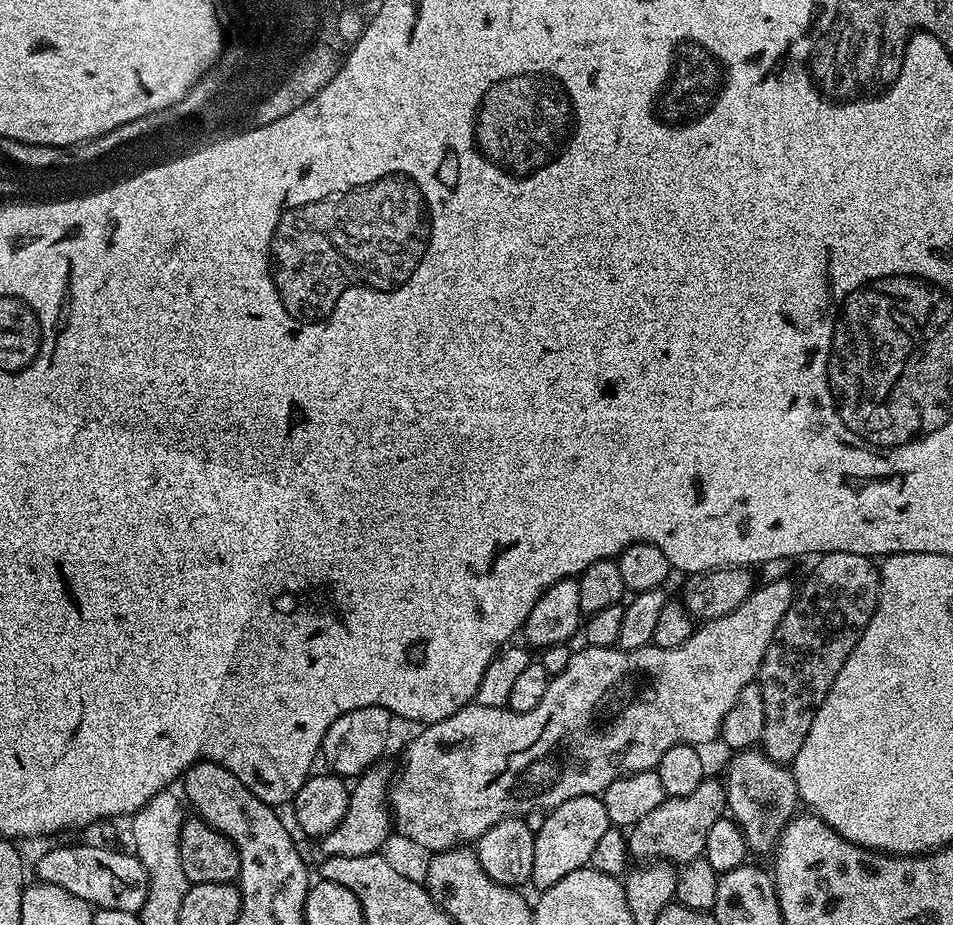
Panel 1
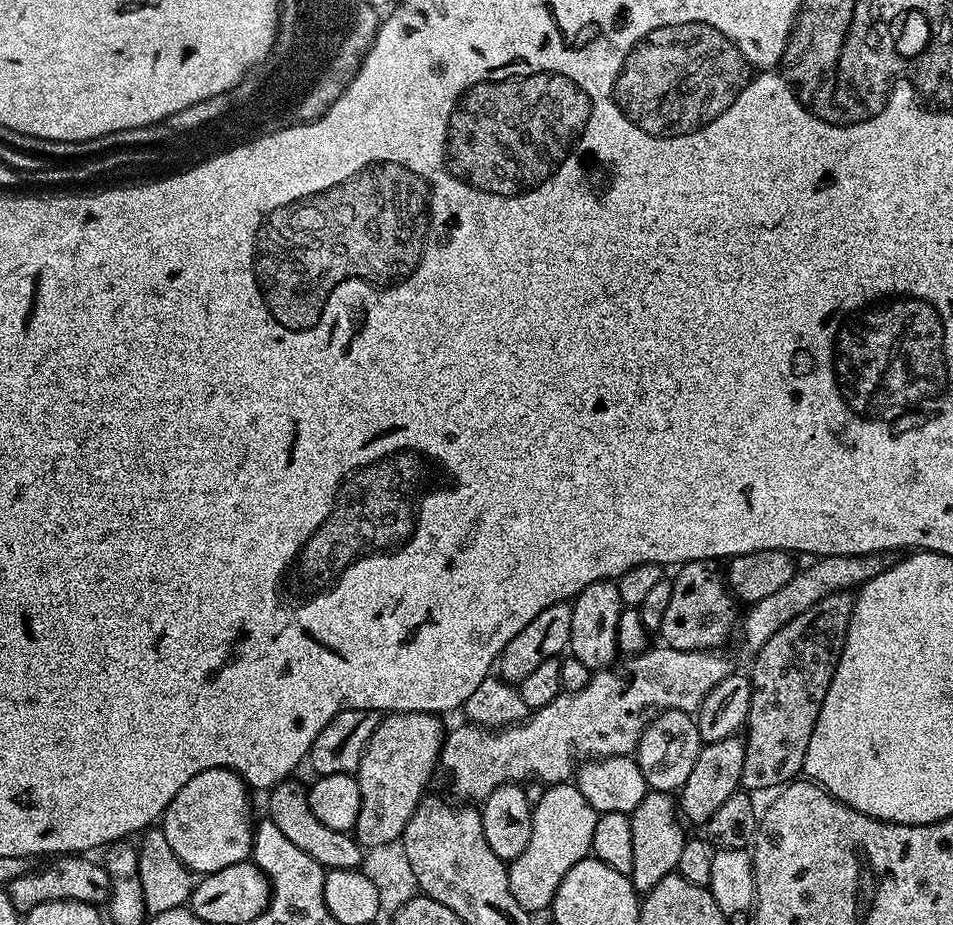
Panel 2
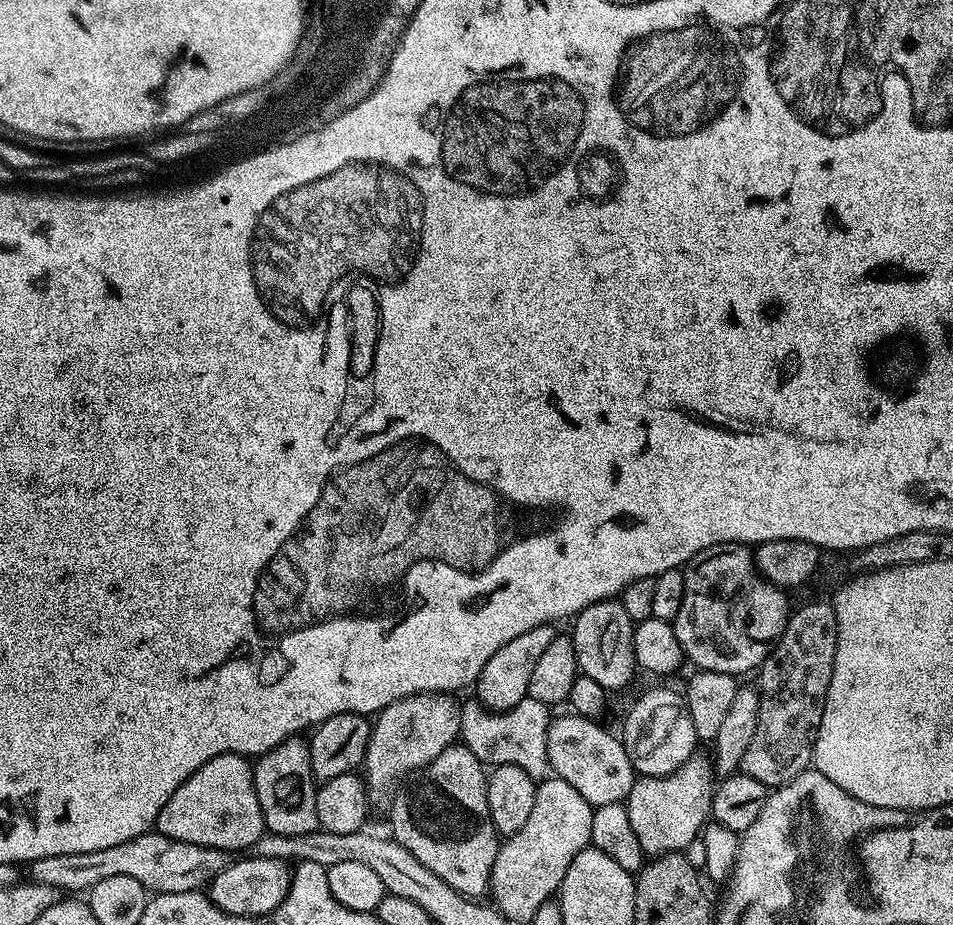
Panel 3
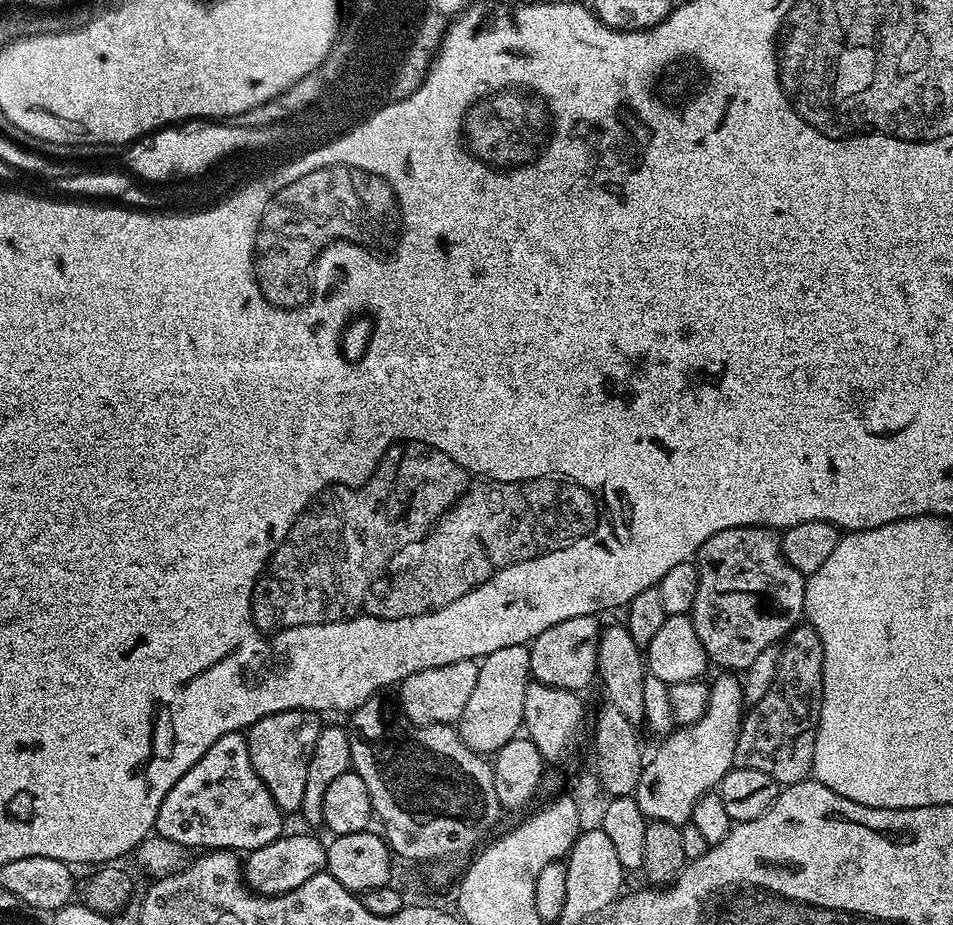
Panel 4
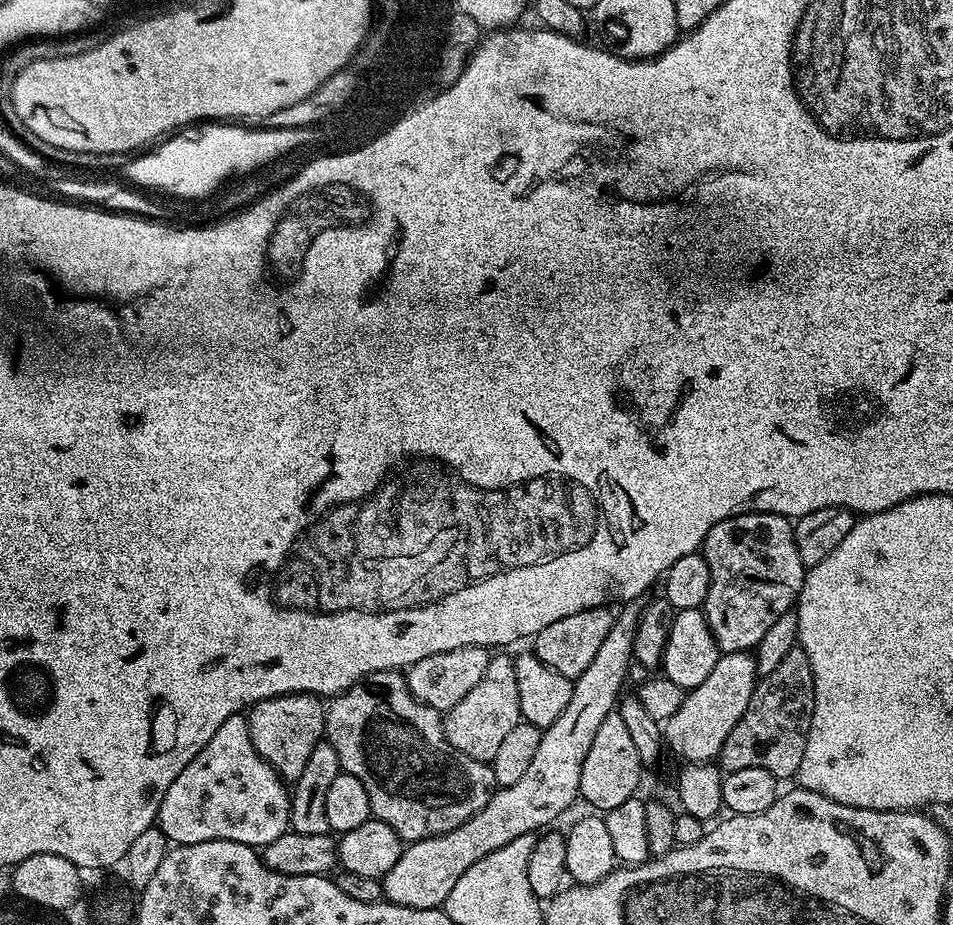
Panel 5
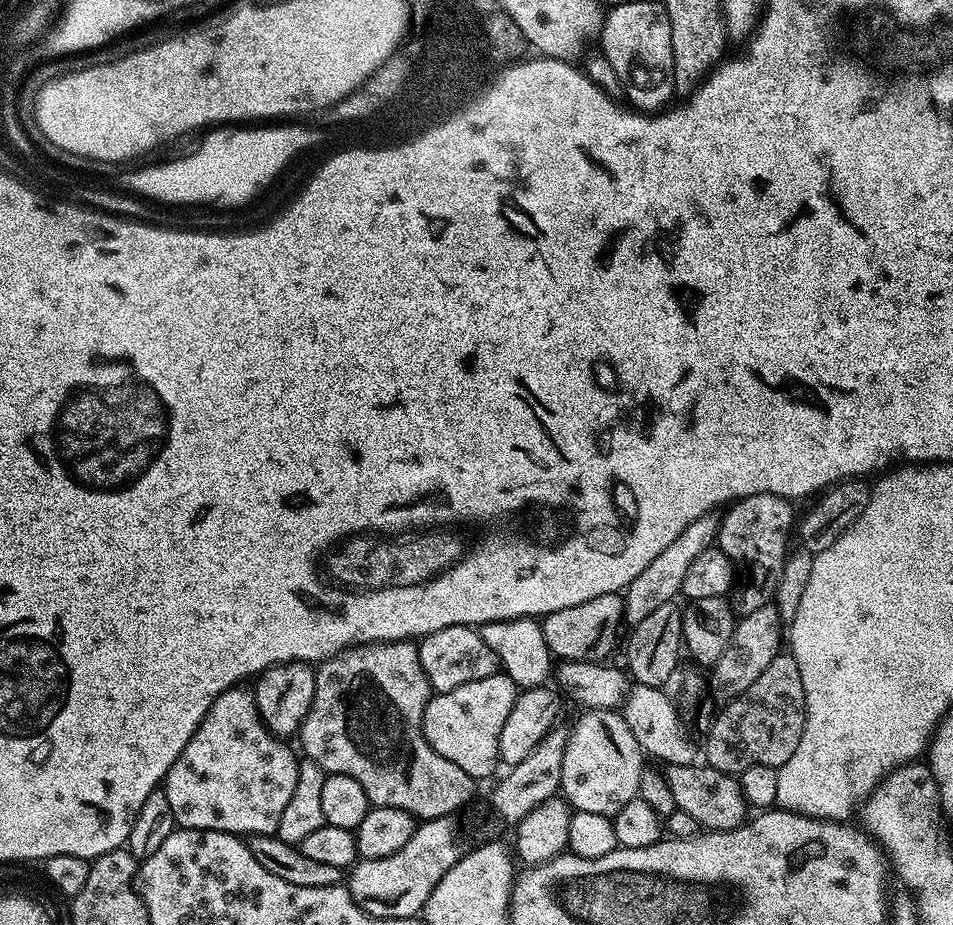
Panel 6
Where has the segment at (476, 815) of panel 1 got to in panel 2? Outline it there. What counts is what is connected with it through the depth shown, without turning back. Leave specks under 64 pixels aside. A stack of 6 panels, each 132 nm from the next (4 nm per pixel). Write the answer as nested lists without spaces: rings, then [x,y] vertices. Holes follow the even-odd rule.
[[[873,554],[870,556],[822,556],[811,562],[813,564],[808,564],[805,568],[803,565],[796,571],[794,578],[790,578],[786,586],[781,586],[776,593],[769,594],[768,597],[751,605],[745,616],[743,613],[738,636],[740,632],[746,647],[759,650],[766,642],[770,642],[770,638],[774,638],[774,634],[778,634],[778,630],[782,630],[782,626],[786,626],[786,622],[798,618],[798,614],[810,610],[810,606],[814,606],[822,598],[835,592],[859,589],[860,585],[887,570],[894,560],[888,554]],[[667,646],[649,647],[647,650],[638,653],[636,656],[629,656],[621,659],[619,663],[611,668],[602,668],[593,671],[590,682],[586,686],[582,686],[582,690],[577,692],[564,692],[554,698],[554,702],[550,702],[550,706],[542,706],[535,709],[526,720],[521,723],[509,724],[507,727],[497,727],[493,730],[491,727],[480,727],[479,724],[473,722],[463,722],[456,729],[449,731],[444,738],[444,745],[440,747],[440,758],[438,761],[439,771],[448,775],[448,780],[452,783],[452,792],[456,796],[465,796],[465,801],[482,802],[494,790],[498,790],[503,784],[520,784],[524,781],[540,781],[545,786],[554,784],[563,784],[573,779],[574,773],[577,771],[581,762],[587,761],[589,758],[603,758],[606,756],[632,756],[639,745],[639,740],[643,736],[643,732],[647,726],[657,716],[662,715],[666,711],[684,711],[695,713],[700,707],[700,703],[706,698],[706,694],[710,694],[710,690],[714,690],[714,686],[718,686],[718,682],[722,682],[722,678],[733,675],[734,668],[732,664],[723,656],[723,651],[709,650],[707,652],[699,652],[698,650],[674,650]]]

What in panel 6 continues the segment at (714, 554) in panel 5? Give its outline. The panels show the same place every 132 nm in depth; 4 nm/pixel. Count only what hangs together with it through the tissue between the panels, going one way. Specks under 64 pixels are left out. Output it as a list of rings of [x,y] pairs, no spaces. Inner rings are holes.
[[[754,494],[735,501],[723,513],[718,547],[728,555],[734,569],[734,587],[730,592],[730,603],[737,613],[754,612],[775,597],[784,563],[788,560],[788,539],[791,536],[793,539],[794,536],[792,508],[793,505],[781,496]]]

